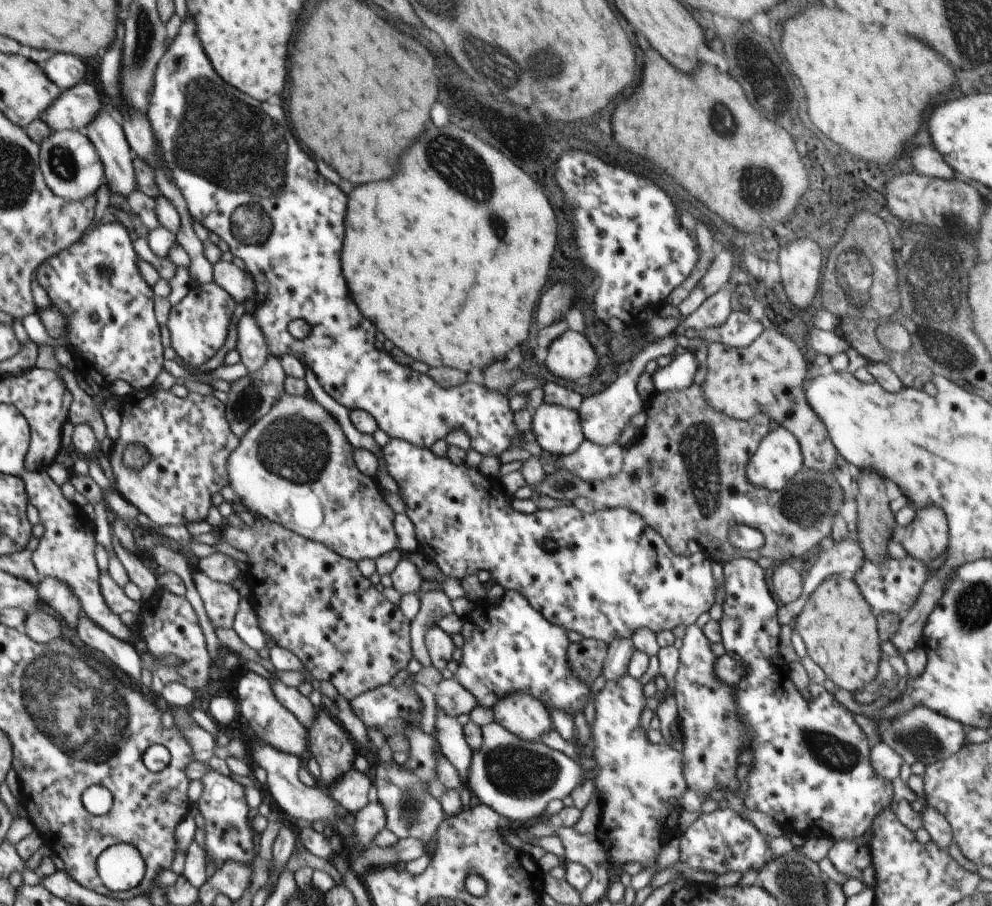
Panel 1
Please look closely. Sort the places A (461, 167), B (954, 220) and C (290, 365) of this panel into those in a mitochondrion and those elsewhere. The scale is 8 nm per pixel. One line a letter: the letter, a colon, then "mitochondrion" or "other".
A: mitochondrion
B: mitochondrion
C: other

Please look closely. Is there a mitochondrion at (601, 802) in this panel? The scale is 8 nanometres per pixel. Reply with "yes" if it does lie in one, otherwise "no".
no

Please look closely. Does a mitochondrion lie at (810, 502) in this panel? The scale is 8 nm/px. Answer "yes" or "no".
yes

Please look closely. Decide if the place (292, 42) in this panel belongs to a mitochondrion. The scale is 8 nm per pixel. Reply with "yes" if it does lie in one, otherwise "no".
no

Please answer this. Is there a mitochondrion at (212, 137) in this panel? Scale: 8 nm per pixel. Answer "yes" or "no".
yes

